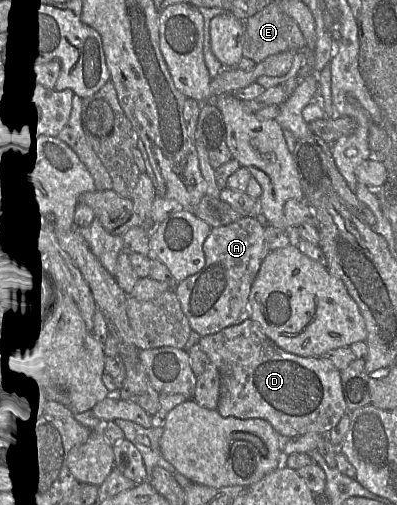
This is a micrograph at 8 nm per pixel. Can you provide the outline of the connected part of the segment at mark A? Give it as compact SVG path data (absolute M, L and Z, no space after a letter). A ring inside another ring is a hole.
M242 217L231 224L212 228L203 243L203 269L175 286L174 291L191 328L201 337L250 319L251 287L263 260L270 252L264 228L265 224L257 217Z

